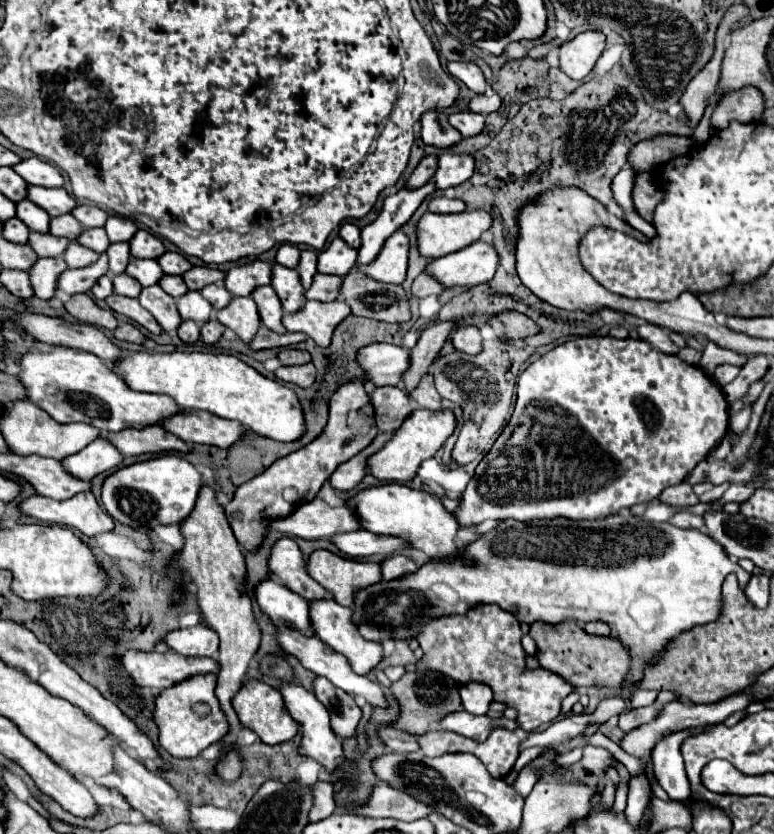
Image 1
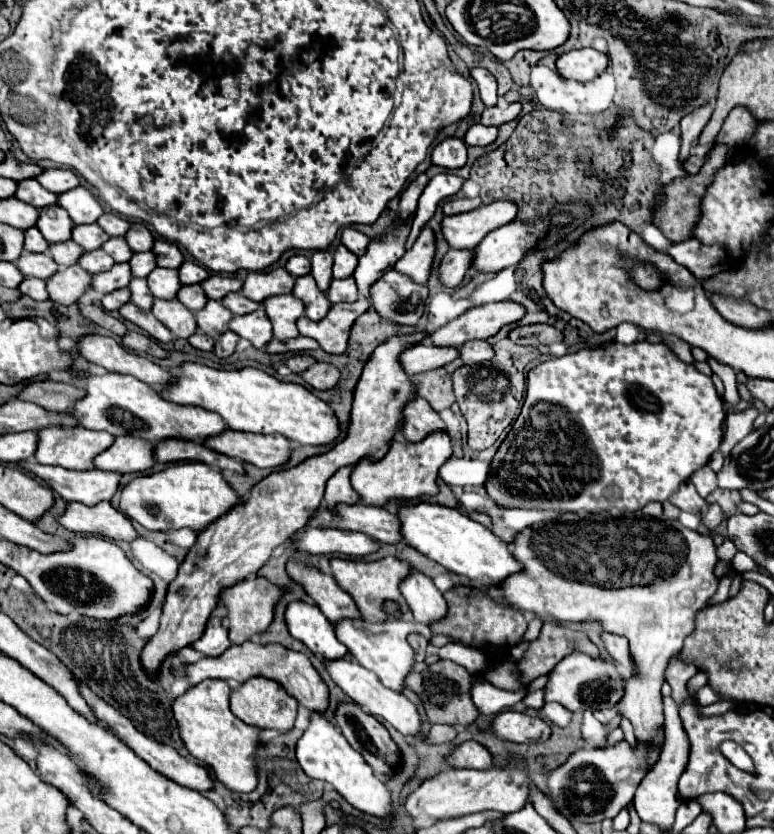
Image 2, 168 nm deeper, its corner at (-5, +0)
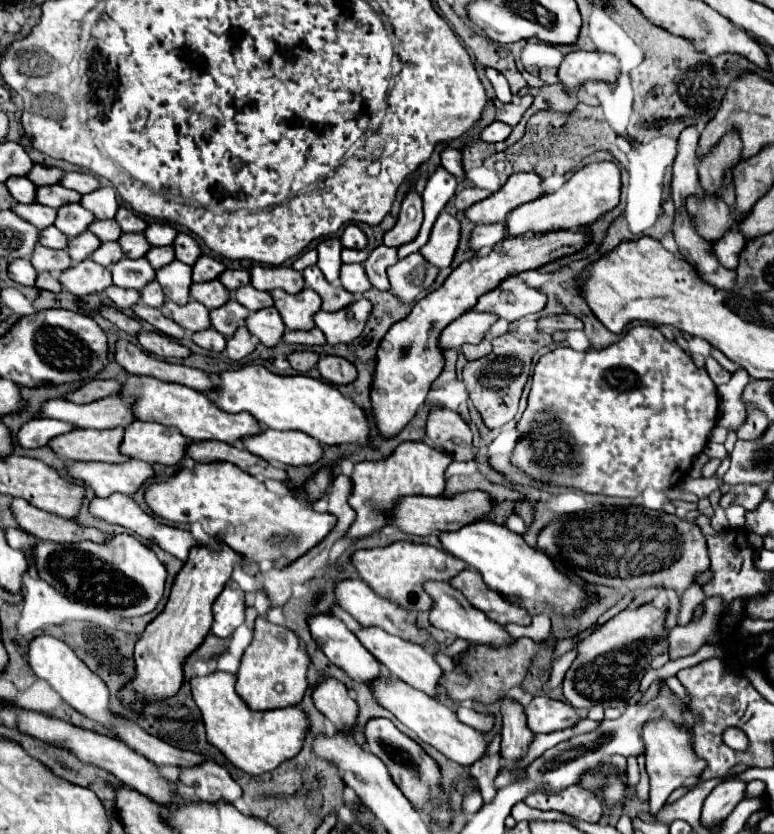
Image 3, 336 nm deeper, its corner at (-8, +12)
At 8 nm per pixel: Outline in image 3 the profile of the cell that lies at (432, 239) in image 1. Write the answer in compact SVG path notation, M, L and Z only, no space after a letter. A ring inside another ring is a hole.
M513 174L509 180L497 190L495 194L487 196L485 200L469 206L463 214L473 222L473 224L497 224L503 222L505 216L535 198L543 194L541 190L541 178L537 174Z

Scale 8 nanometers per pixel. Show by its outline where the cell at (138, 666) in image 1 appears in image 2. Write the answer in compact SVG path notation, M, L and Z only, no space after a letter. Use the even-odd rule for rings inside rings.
M246 642L246 644L230 646L218 658L202 658L200 662L188 666L188 678L192 680L192 684L200 684L202 680L208 680L208 678L220 678L220 680L234 678L238 682L246 682L252 676L264 676L264 678L280 682L290 696L294 696L302 706L310 708L312 712L324 714L328 710L330 690L328 690L326 682L320 678L320 674L316 672L316 668L312 666L312 662L308 660L308 656L302 652L288 650L280 644L262 646L262 644Z

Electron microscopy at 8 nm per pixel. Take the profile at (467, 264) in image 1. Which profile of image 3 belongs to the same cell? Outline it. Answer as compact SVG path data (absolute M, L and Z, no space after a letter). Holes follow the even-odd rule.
M611 162L589 164L577 170L557 192L545 194L533 202L517 206L505 218L505 232L507 236L523 236L523 234L545 234L545 232L559 232L559 230L577 230L595 222L599 216L609 212L619 204L621 192L621 178L619 166Z

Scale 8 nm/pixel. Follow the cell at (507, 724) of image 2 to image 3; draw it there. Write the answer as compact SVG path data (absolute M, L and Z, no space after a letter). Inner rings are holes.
M535 696L529 704L525 704L525 716L529 730L535 734L563 730L579 720L573 706L547 696Z

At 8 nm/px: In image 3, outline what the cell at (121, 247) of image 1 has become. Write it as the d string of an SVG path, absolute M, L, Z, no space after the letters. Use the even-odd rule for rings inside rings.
M151 246L149 252L145 254L145 258L147 258L149 264L153 264L153 268L157 270L157 268L169 264L171 260L175 260L175 250L173 250L173 246L165 246L165 248Z

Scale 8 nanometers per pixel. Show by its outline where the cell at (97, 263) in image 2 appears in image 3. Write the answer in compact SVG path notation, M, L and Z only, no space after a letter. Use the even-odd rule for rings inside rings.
M103 242L97 252L93 252L93 260L105 268L109 268L111 264L119 262L123 258L123 252L119 248L117 242Z

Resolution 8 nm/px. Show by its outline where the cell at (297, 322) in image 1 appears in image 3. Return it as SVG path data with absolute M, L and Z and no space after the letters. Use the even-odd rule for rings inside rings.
M363 296L357 298L353 304L337 310L337 312L323 312L319 310L313 320L315 326L325 334L329 344L349 344L363 332L363 326L371 314L371 304Z

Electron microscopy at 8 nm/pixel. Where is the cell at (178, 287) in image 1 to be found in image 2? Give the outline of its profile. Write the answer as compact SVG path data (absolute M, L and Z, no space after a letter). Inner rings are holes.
M182 286L182 292L178 292L178 300L190 308L190 310L202 310L208 302L202 286Z

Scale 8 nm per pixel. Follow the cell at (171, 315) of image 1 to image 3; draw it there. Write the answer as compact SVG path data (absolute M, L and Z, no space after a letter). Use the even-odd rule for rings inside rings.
M167 300L161 306L161 312L189 332L199 332L199 330L205 330L205 328L211 326L207 308L199 302L195 302L195 300L189 300L185 306L179 306L179 304Z

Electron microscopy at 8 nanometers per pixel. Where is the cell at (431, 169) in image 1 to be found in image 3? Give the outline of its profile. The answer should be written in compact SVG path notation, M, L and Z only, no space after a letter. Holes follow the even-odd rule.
M411 188L401 202L401 212L399 212L395 226L389 232L385 232L383 244L399 248L401 244L413 240L421 228L421 220L423 220L421 196L417 194L415 188Z

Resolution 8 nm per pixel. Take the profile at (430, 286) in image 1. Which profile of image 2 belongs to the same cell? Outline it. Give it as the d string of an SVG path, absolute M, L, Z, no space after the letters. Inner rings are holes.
M450 248L440 264L440 282L448 288L456 288L464 274L470 270L474 260L474 250L454 250Z

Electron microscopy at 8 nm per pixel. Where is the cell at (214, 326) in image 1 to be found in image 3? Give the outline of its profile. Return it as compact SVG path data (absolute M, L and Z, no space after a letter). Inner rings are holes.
M241 326L231 338L227 338L227 346L225 352L231 360L241 360L243 356L247 356L249 352L253 352L255 344L251 342L251 334L245 326Z

